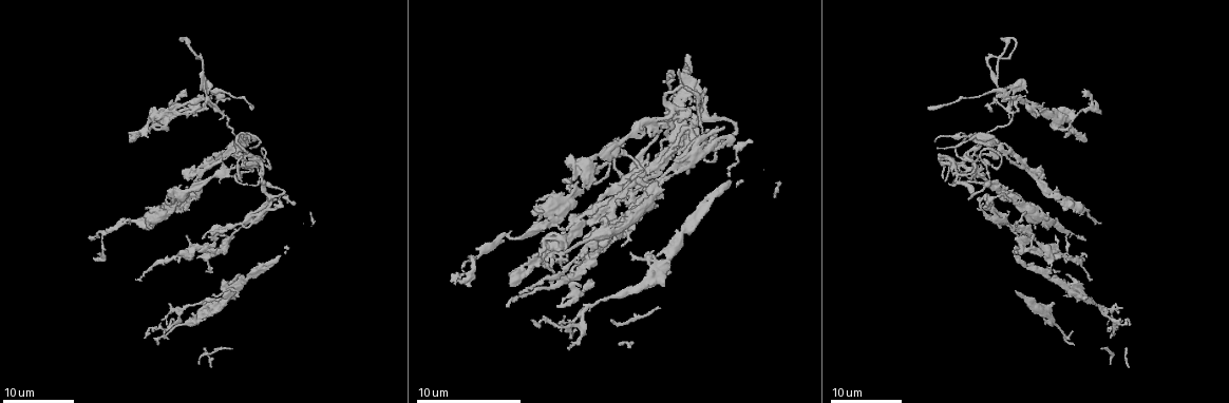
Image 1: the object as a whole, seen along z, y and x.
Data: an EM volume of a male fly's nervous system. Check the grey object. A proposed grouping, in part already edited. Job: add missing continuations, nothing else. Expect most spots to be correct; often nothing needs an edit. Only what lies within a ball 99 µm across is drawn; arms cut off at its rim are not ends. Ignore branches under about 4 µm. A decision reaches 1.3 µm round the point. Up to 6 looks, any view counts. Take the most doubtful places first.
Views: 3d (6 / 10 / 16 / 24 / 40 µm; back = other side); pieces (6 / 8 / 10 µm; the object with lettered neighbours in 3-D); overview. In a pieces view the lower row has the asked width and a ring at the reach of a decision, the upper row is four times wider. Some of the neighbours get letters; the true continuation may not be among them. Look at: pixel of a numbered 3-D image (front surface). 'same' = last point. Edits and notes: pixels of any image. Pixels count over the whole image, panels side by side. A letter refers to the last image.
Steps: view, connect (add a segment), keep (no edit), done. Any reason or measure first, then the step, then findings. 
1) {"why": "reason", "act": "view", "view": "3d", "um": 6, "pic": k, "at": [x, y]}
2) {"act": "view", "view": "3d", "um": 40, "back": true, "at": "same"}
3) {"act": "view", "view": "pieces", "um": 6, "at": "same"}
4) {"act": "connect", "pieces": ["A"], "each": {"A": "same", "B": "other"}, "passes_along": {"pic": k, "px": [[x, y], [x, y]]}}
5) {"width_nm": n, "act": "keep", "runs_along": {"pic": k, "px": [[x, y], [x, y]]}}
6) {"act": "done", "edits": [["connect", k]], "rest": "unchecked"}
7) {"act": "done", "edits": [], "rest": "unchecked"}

{"why": "an open end", "act": "view", "view": "3d", "um": 16, "pic": 1, "at": [532, 321]}

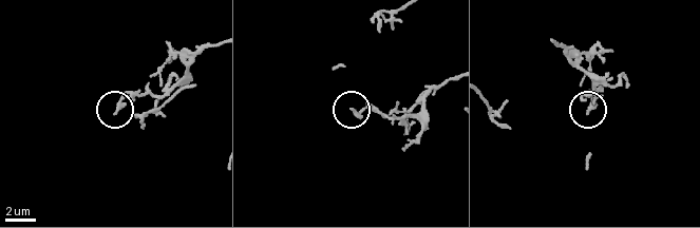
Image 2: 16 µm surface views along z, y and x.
{"act": "view", "view": "pieces", "um": 6, "pic": 2, "at": [352, 109]}

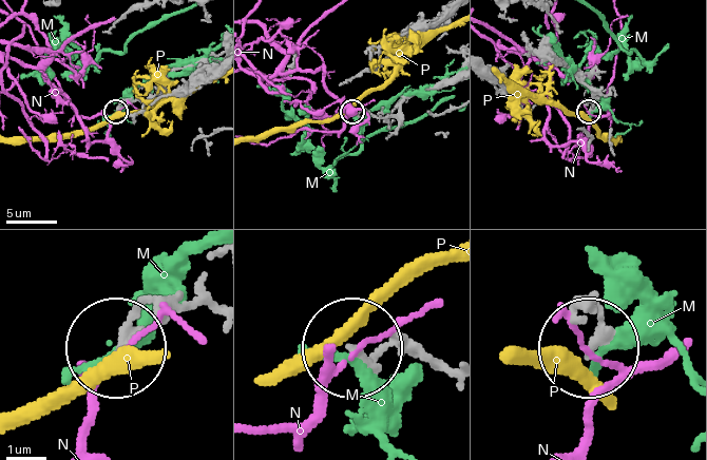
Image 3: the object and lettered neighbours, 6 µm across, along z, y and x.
{"width_nm": 240, "act": "keep", "each": {"M": "other", "N": "other", "P": "other"}, "found": "none of them fits"}

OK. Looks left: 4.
{"why": "branch stops here", "act": "view", "view": "3d", "um": 24, "pic": 1, "at": [1092, 278]}

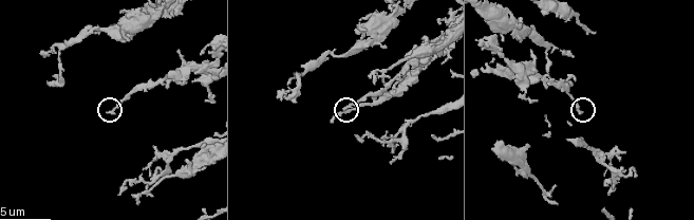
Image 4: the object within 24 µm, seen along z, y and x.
{"why": "see the neighbours", "act": "view", "view": "pieces", "um": 6, "pic": 4, "at": [344, 108]}

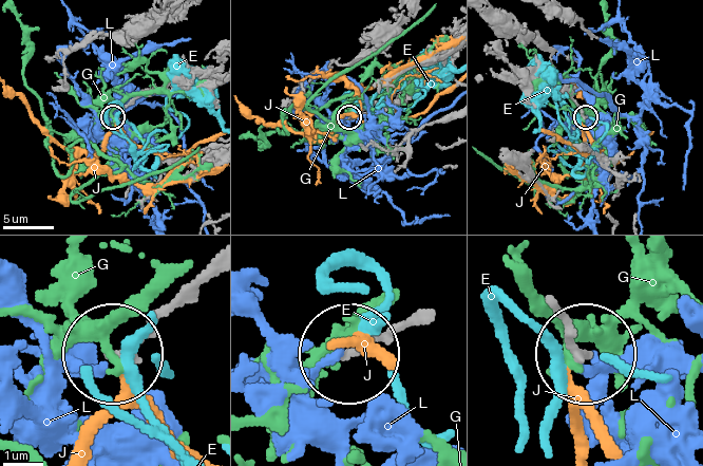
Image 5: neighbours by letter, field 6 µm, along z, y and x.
{"width_nm": 170, "act": "keep", "each": {"E": "other", "G": "other", "J": "other", "L": "other"}, "runs_along": {"pic": 5, "px": [[400, 323], [354, 353]]}, "found": "no lettered segment goes on from it"}

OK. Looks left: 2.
{"why": "long arm stops here", "act": "view", "view": "pieces", "um": 10, "pic": 4, "at": [96, 33]}

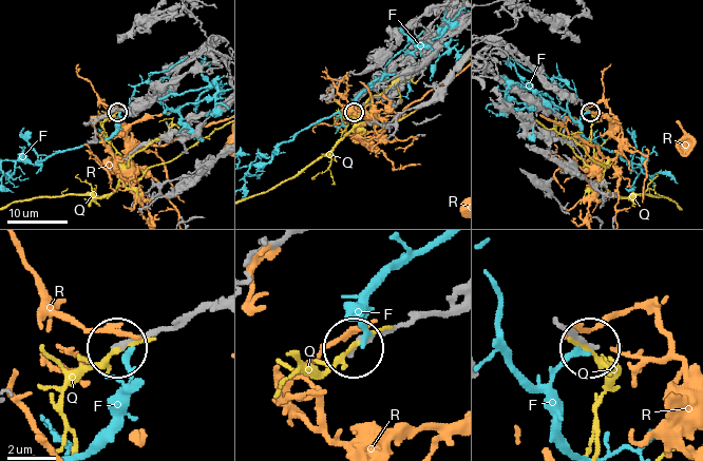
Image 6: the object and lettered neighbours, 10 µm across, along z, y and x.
{"act": "keep", "each": {"F": "other", "Q": "other", "R": "other"}, "runs_along": {"pic": 6, "px": [[217, 304], [117, 344]]}, "found": "none of them fits"}

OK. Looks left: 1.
{"act": "done", "edits": [], "rest": "unchecked"}

